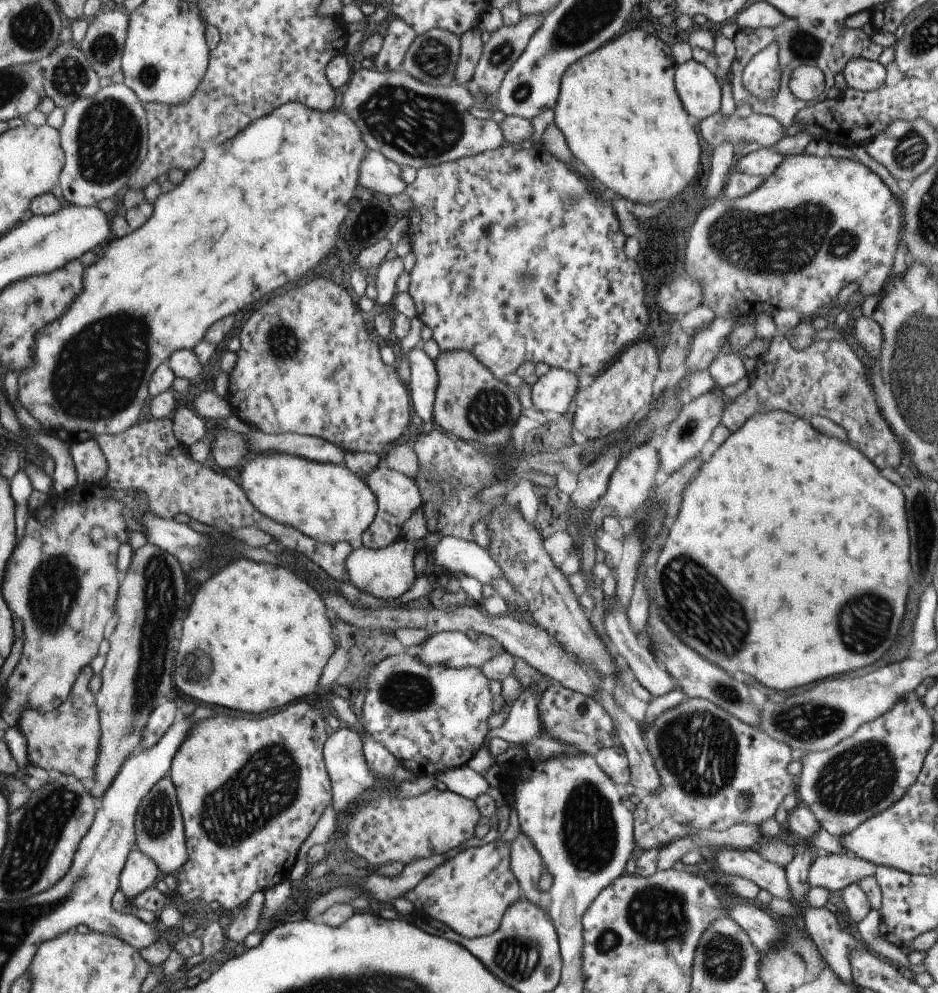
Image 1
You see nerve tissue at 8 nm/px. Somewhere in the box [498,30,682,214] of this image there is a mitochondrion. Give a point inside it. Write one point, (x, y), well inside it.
(575, 197)

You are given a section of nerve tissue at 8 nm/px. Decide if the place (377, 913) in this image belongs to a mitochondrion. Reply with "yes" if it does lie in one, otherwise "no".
no

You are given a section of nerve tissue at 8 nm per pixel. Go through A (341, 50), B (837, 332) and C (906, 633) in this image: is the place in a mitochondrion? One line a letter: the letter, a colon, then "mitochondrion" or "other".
A: other
B: other
C: mitochondrion

